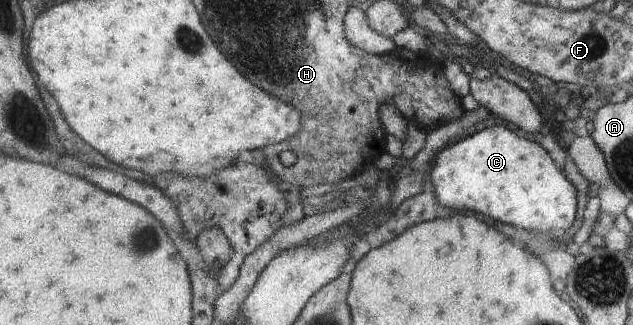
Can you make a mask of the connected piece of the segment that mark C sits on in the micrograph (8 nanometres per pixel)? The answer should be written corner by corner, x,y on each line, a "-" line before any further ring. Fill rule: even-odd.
500,125
484,128
441,150
431,171
431,183
436,199
439,199
444,207
481,213
533,234
548,234
556,229
564,231
574,221
576,209
574,185
554,165
554,161
540,144
518,137
516,133

